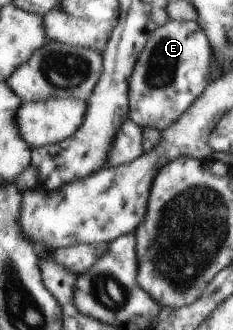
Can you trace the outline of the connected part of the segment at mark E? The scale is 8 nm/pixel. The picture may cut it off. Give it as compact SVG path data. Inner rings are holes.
M168 20L166 24L159 26L146 39L147 46L139 57L135 72L130 80L130 108L129 118L139 123L142 128L164 131L182 117L207 90L211 84L212 46L207 33L196 21Z

